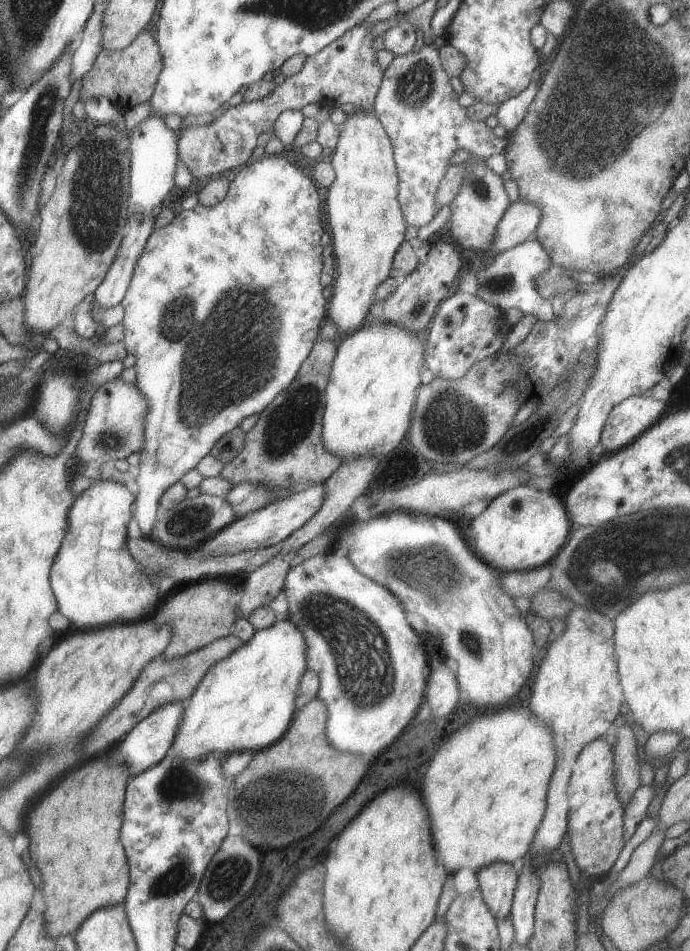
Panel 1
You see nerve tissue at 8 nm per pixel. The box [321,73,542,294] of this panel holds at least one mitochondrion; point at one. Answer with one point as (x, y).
(476, 184)

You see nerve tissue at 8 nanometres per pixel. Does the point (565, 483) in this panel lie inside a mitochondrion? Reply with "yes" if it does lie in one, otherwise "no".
no

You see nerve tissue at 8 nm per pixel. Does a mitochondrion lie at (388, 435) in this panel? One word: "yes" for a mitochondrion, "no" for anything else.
no

